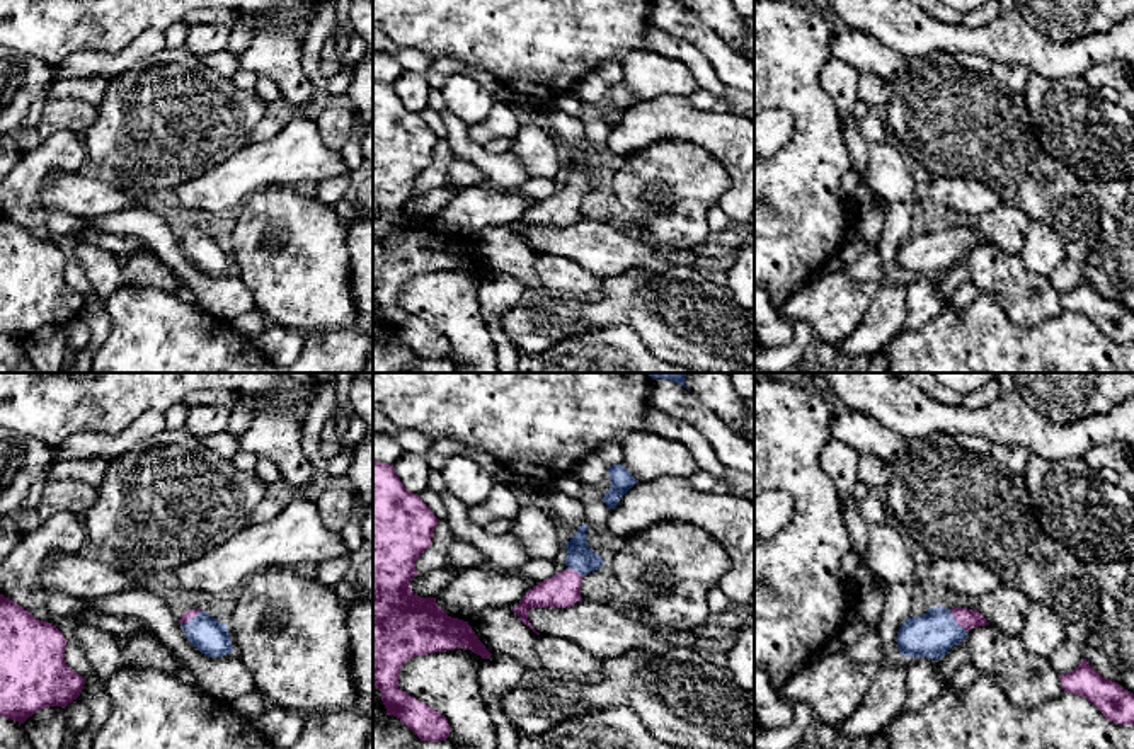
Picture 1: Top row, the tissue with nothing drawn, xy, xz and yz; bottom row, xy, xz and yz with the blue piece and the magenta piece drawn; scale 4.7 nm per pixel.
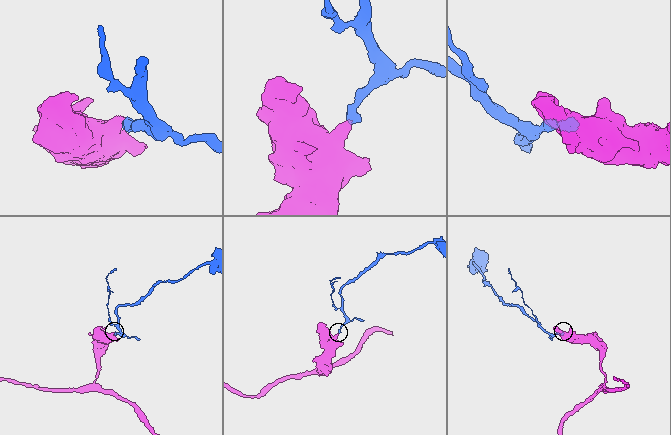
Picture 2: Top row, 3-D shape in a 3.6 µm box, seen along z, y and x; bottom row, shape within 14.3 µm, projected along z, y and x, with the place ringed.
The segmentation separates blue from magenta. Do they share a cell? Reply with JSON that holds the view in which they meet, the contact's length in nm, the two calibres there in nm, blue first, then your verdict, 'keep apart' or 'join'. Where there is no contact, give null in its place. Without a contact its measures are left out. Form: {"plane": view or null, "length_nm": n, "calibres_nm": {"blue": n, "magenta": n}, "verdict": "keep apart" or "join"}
{"plane": "yz", "length_nm": 140, "calibres_nm": {"blue": 220, "magenta": 90}, "verdict": "join"}

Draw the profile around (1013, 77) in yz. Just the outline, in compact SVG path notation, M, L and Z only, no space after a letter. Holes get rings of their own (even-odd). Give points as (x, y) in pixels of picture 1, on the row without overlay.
M996 63L991 66L989 73L994 80L1001 82L1008 90L1022 92L1030 71L1020 65L999 65L999 63Z

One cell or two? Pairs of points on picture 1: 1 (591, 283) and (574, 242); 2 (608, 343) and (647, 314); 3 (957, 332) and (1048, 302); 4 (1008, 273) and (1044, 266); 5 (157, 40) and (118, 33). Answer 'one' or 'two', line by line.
1: two
2: two
3: two
4: two
5: two

